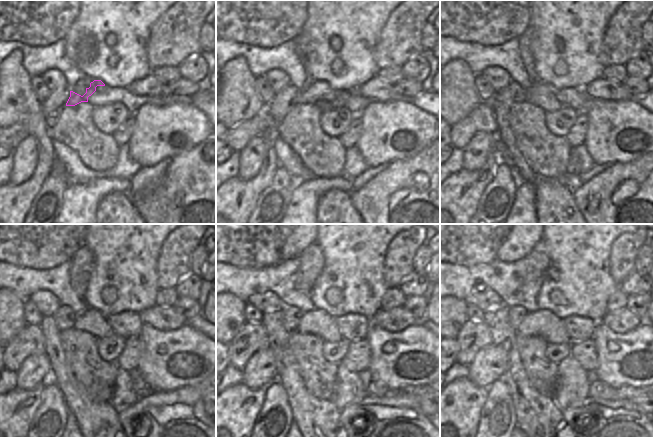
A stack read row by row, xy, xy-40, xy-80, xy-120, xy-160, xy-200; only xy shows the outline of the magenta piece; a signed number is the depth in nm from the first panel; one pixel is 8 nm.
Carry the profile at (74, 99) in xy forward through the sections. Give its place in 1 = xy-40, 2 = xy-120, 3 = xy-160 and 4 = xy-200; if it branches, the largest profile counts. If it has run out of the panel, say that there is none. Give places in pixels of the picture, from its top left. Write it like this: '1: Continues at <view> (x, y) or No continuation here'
1: Continues at xy-40 (319, 90)
2: Continues at xy-120 (127, 324)
3: Continues at xy-160 (352, 327)
4: Continues at xy-200 (579, 328).

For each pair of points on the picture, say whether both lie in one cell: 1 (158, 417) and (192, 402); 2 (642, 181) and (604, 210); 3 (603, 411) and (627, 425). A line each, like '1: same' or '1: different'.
1: same
2: same
3: same

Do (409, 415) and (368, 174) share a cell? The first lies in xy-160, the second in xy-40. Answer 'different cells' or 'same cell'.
different cells

